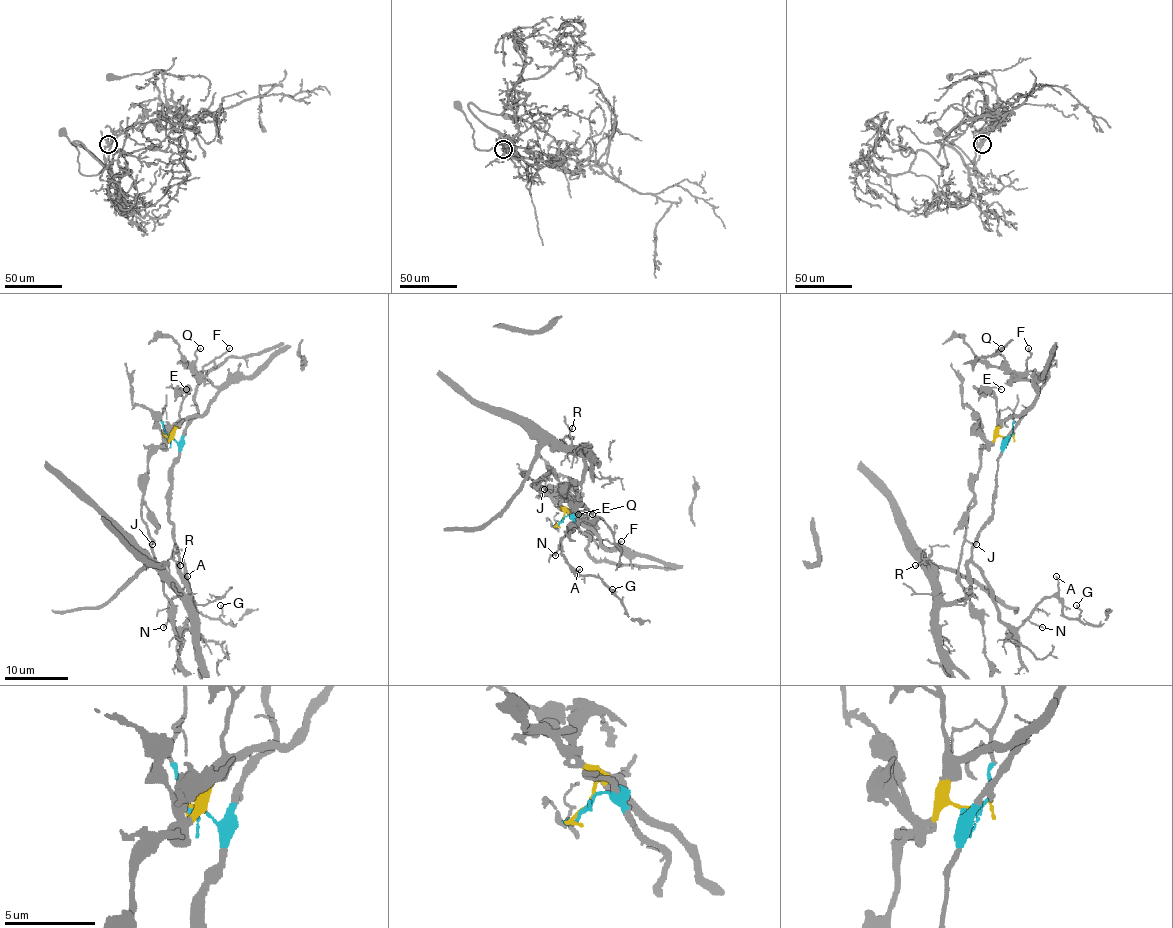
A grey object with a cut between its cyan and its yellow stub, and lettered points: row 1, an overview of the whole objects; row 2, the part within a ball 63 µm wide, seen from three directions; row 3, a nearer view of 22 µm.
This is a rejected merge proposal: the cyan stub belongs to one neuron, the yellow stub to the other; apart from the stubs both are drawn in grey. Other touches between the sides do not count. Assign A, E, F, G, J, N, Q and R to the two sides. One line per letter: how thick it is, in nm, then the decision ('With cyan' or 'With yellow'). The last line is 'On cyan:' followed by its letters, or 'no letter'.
A: Thickness 130 nm. With cyan
E: Thickness 130 nm. With yellow
F: Thickness 160 nm. With yellow
G: Thickness 170 nm. With cyan
J: Thickness 160 nm. With yellow
N: Thickness 150 nm. With cyan
Q: Thickness 170 nm. With yellow
R: Thickness 130 nm. With cyan
On cyan: A, G, N, R

